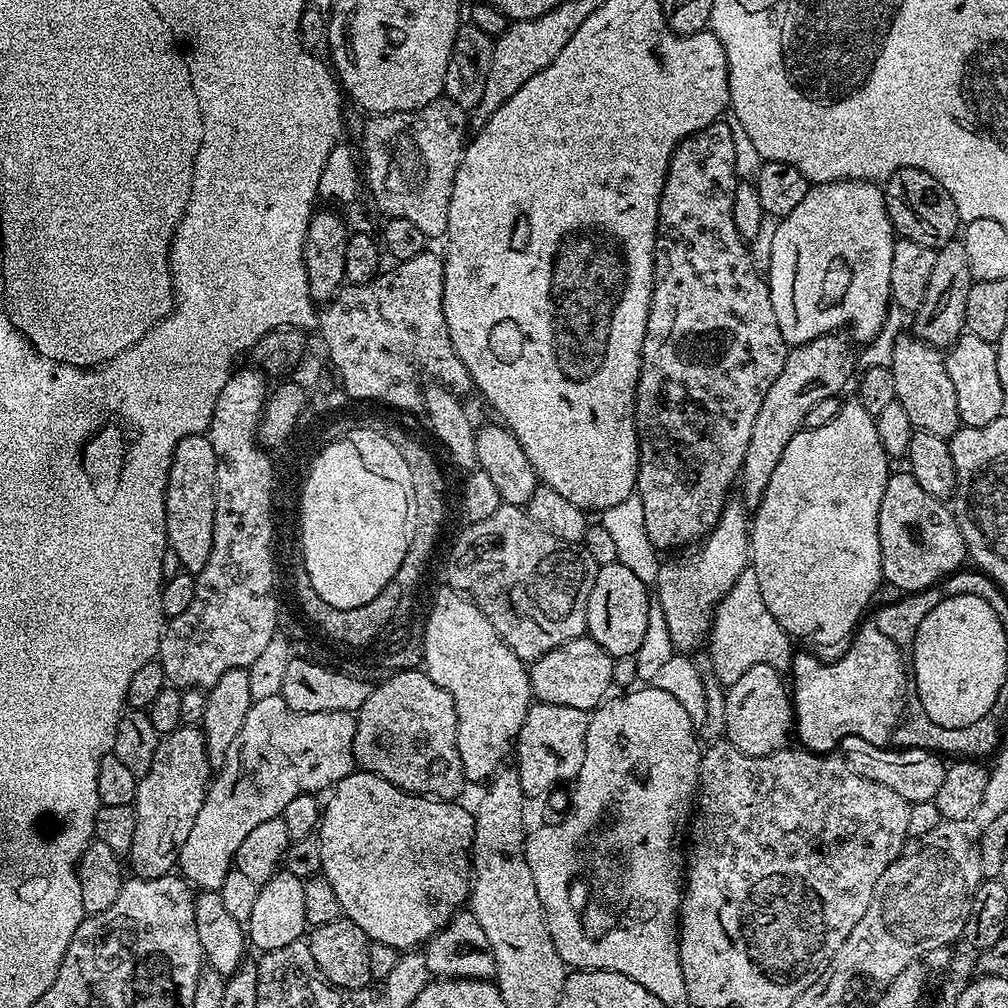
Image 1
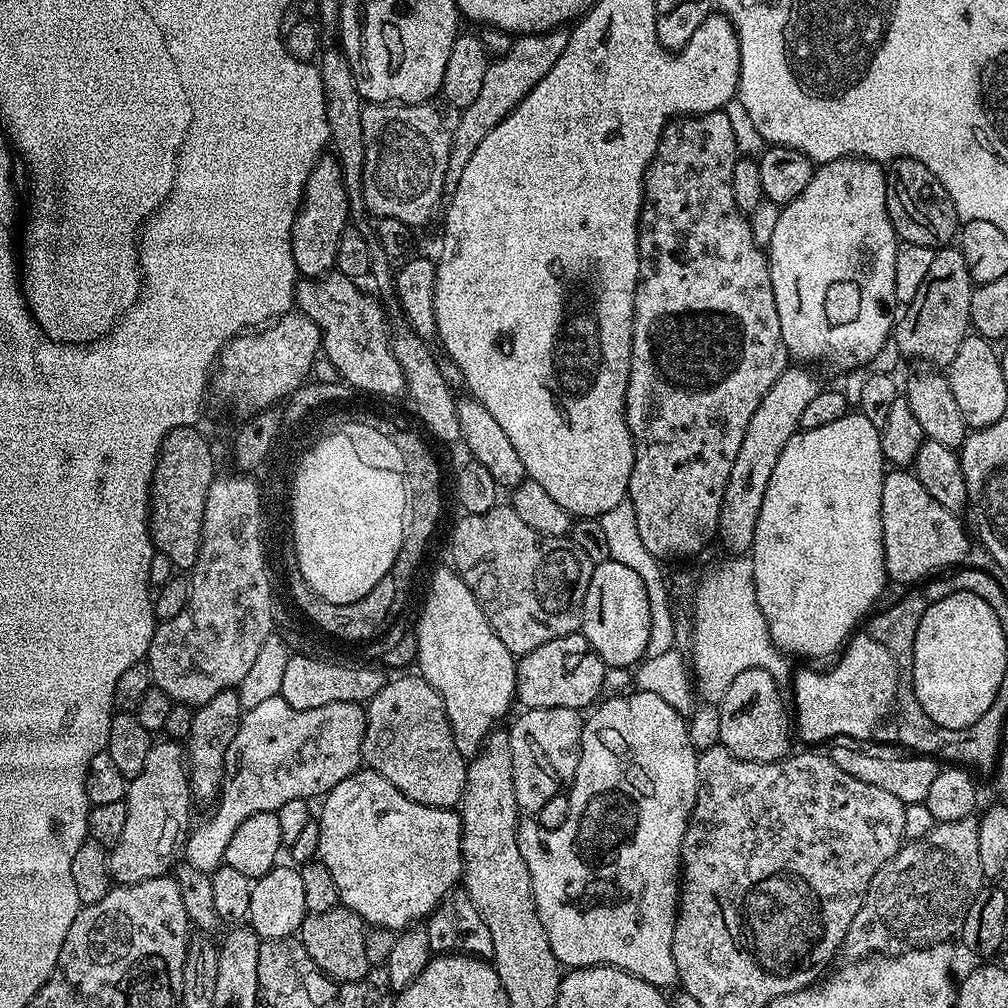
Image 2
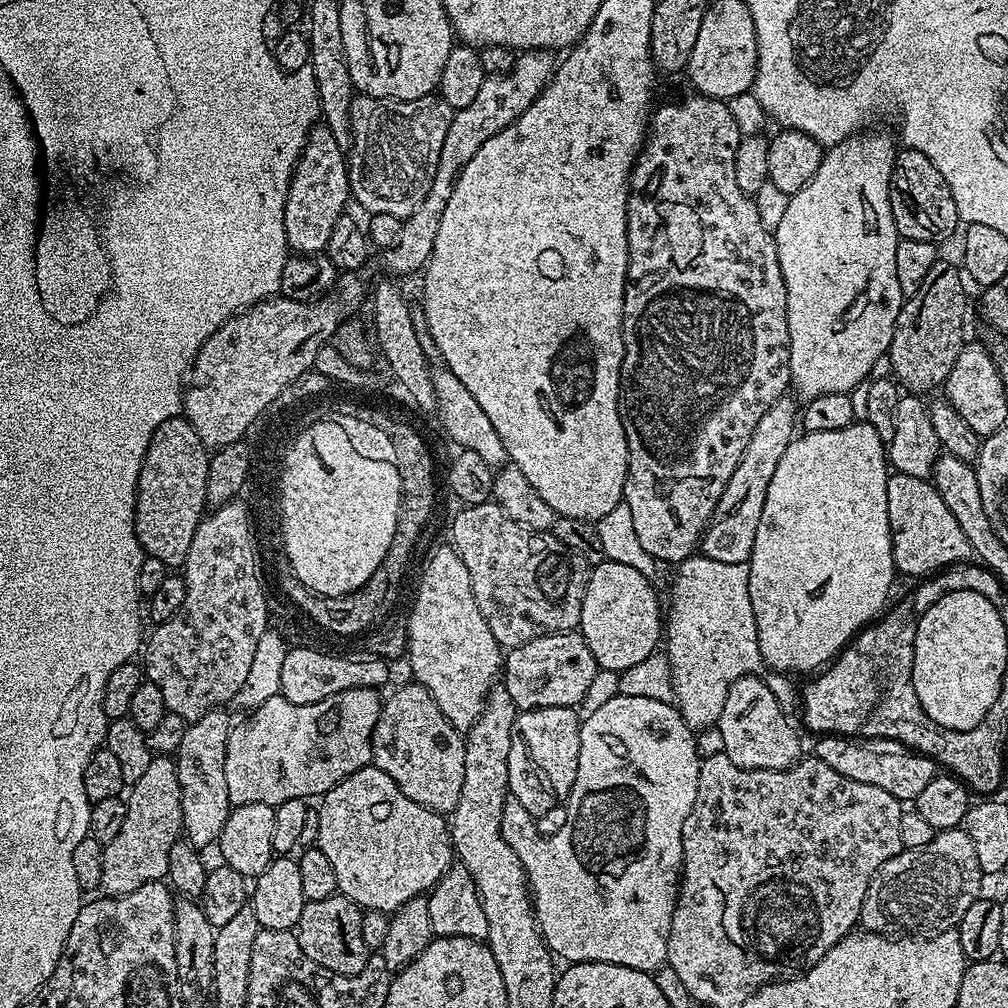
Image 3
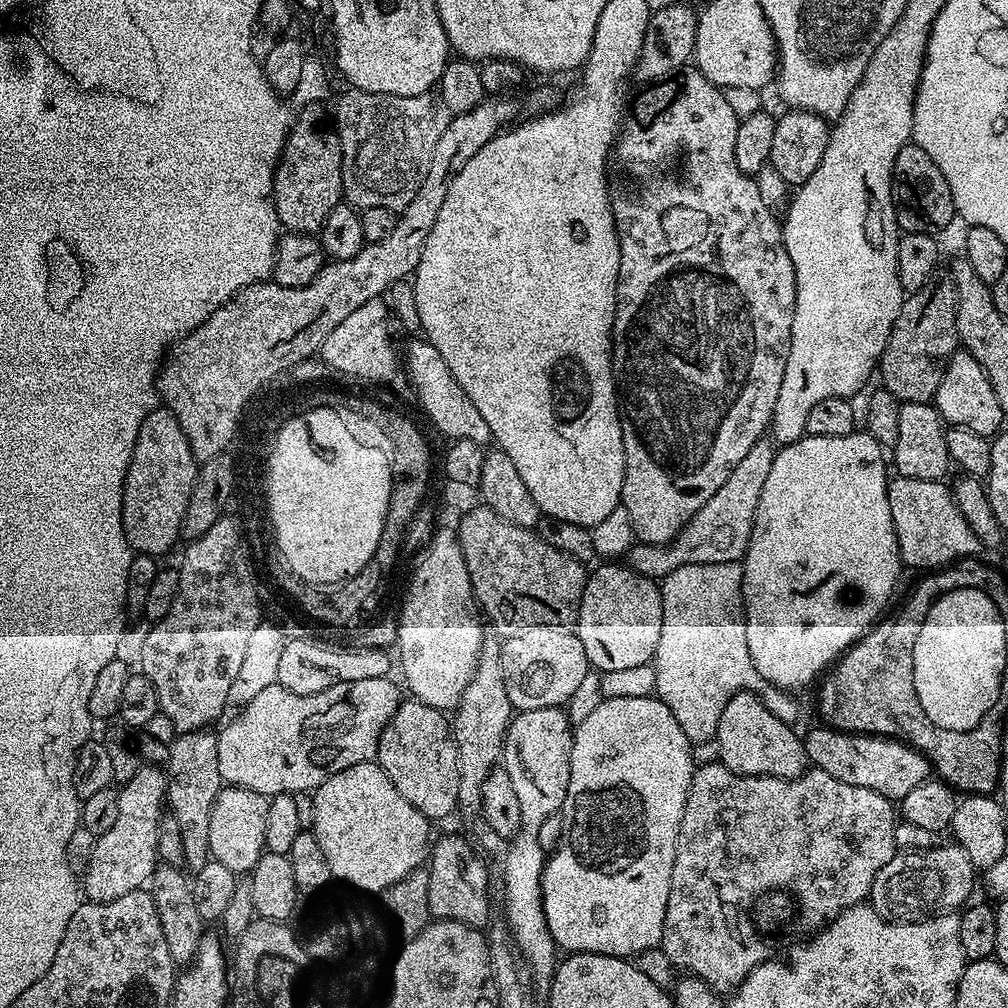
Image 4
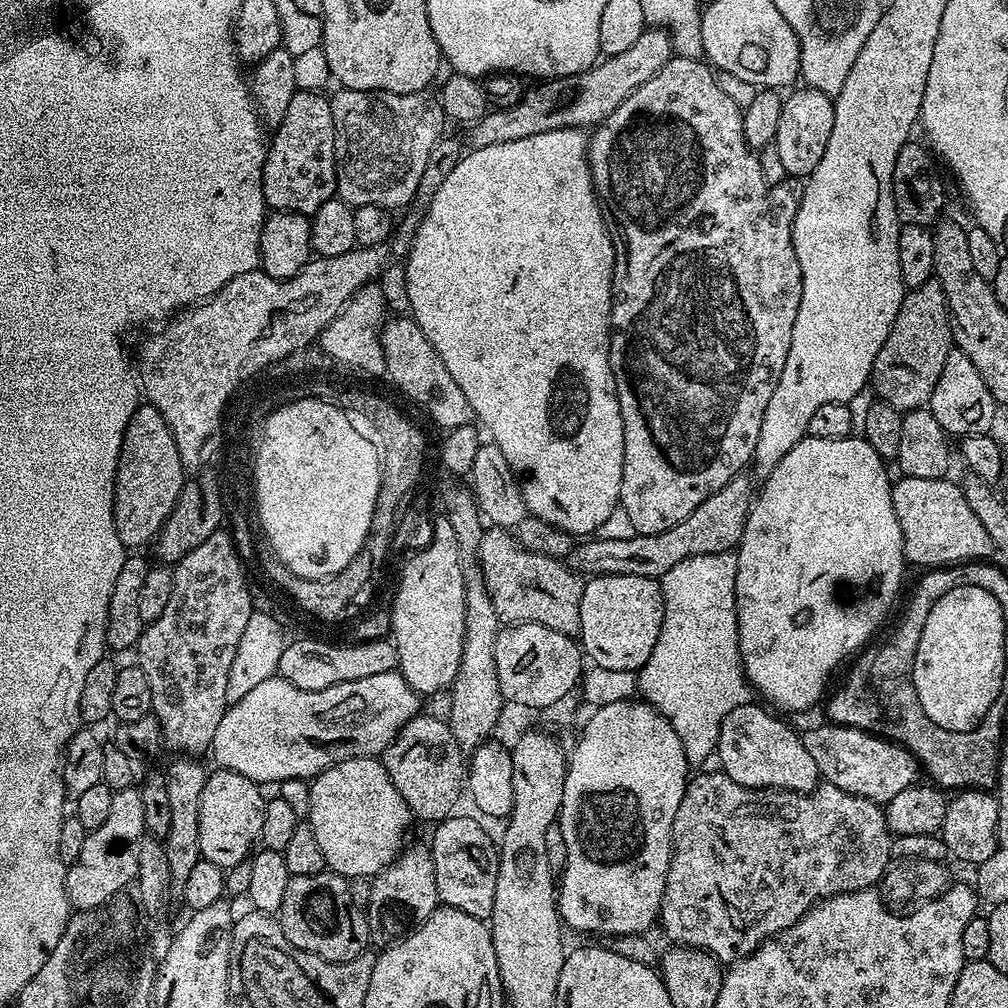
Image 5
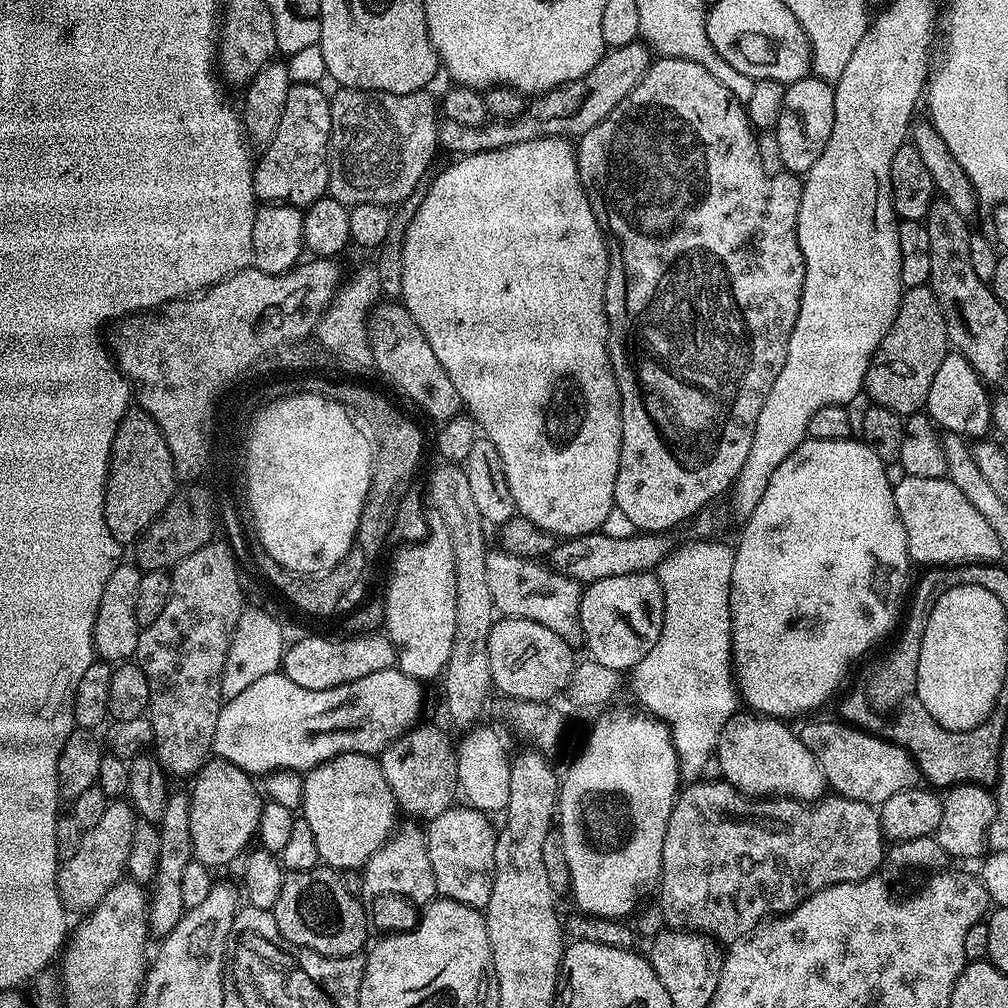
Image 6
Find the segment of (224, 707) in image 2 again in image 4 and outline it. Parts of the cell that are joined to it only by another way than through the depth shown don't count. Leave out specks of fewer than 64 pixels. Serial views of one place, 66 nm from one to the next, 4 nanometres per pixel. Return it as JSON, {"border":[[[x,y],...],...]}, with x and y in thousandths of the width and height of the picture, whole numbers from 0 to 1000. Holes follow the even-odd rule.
{"border":[[[210,724],[196,726],[180,726],[168,739],[168,750],[165,755],[165,773],[167,784],[165,798],[169,809],[177,815],[177,827],[181,833],[183,857],[193,863],[207,852],[206,824],[208,823],[208,804],[216,792],[220,781],[216,764],[215,727]]]}

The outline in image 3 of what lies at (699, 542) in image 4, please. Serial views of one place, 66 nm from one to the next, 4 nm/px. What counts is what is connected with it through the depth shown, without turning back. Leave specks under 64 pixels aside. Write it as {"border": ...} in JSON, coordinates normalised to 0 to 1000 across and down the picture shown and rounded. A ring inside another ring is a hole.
{"border":[[[777,395],[768,399],[768,403],[756,411],[752,423],[748,423],[748,431],[744,431],[744,438],[740,438],[736,458],[732,458],[732,466],[724,470],[724,478],[720,478],[720,486],[716,486],[712,502],[708,502],[706,514],[695,532],[695,551],[710,558],[728,561],[739,560],[746,552],[752,517],[756,514],[756,502],[760,502],[760,486],[764,482],[764,474],[768,474],[768,466],[772,463],[776,450],[780,450],[780,442],[784,442],[792,425],[792,401],[789,396],[786,397]]]}

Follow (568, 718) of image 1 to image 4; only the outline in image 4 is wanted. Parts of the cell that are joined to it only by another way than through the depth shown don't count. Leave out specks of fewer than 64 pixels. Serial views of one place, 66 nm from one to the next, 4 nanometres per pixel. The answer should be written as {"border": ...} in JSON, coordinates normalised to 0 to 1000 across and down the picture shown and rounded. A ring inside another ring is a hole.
{"border":[[[535,702],[521,706],[513,705],[509,709],[500,733],[498,760],[502,764],[502,768],[506,768],[506,777],[510,780],[510,792],[514,796],[516,805],[516,822],[512,824],[511,829],[503,838],[504,846],[500,849],[500,899],[504,903],[502,919],[518,947],[519,955],[522,957],[531,979],[533,976],[537,982],[545,979],[547,970],[552,965],[554,941],[542,917],[542,907],[540,906],[538,871],[540,870],[542,846],[538,843],[538,839],[534,839],[534,822],[538,819],[538,815],[542,815],[542,812],[546,812],[546,808],[556,806],[559,798],[561,801],[564,797],[563,781],[567,778],[567,761],[569,761],[567,753],[568,725],[568,719],[566,717],[563,719],[563,710],[560,704]]]}

